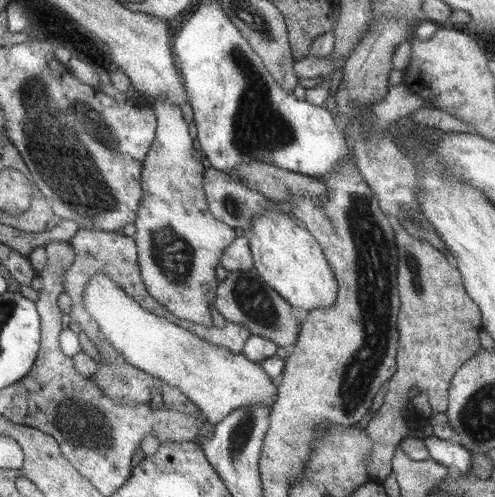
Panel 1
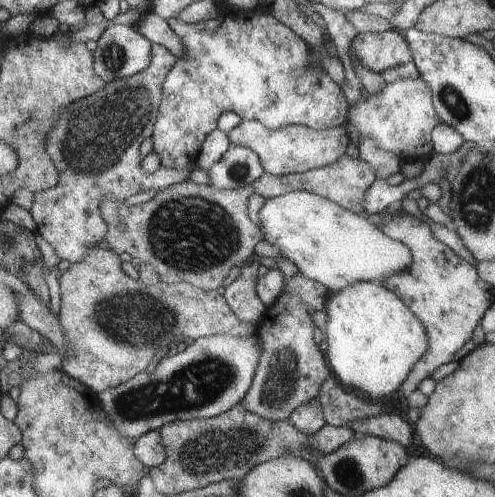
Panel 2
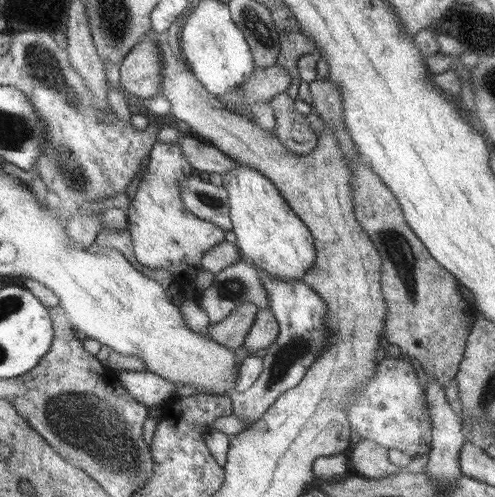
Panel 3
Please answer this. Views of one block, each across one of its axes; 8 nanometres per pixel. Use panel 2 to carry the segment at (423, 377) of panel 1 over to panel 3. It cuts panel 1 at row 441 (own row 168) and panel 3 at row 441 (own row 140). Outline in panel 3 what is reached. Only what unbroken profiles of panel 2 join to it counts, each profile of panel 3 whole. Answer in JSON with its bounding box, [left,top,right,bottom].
[349,440,403,480]

